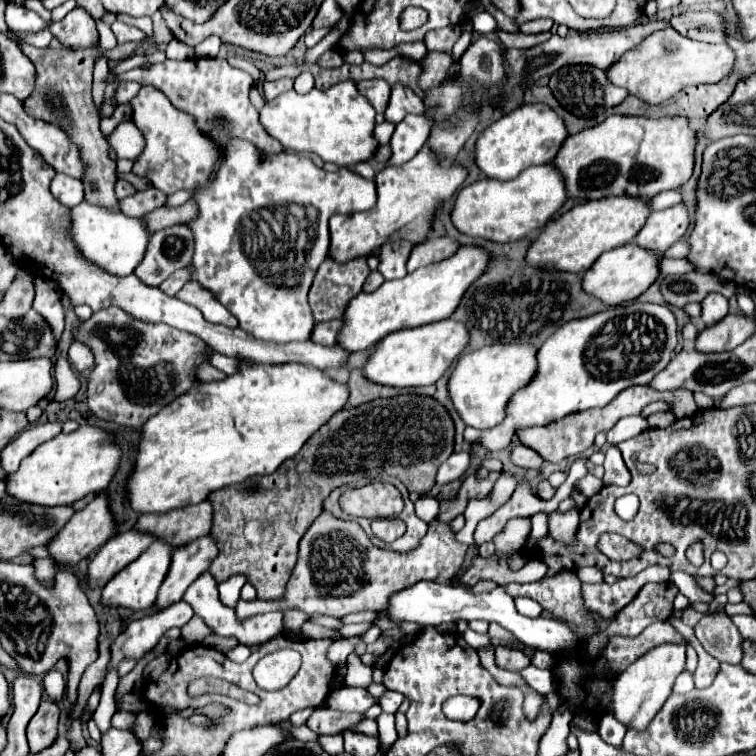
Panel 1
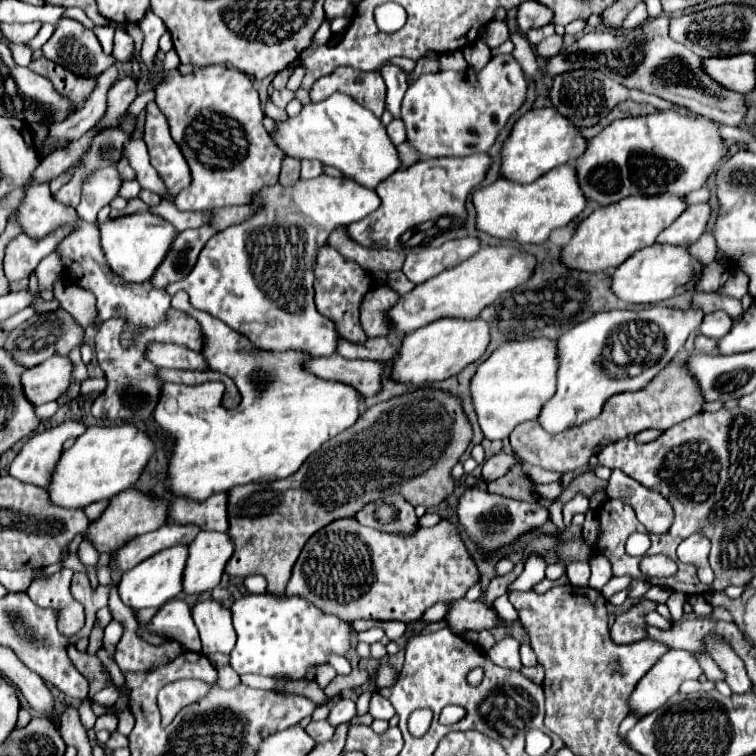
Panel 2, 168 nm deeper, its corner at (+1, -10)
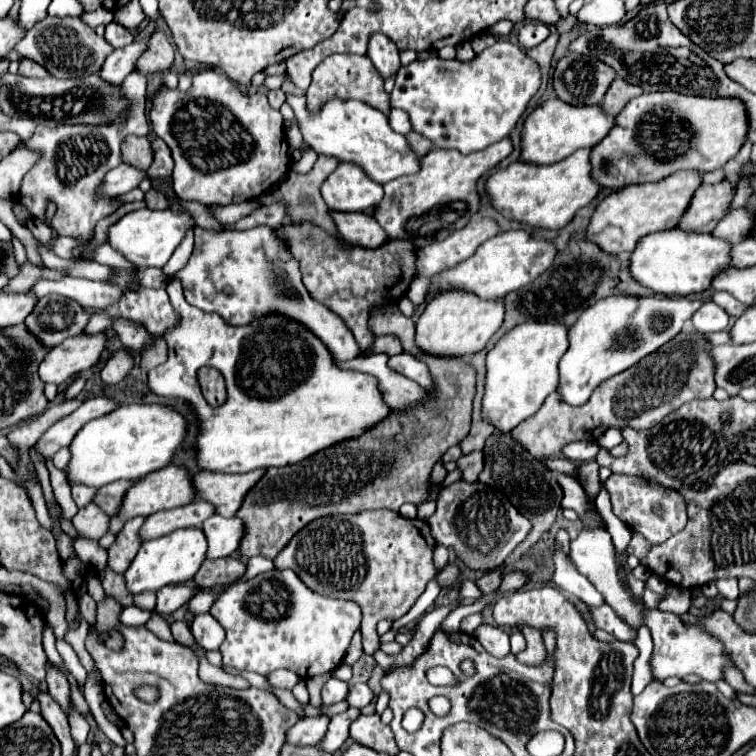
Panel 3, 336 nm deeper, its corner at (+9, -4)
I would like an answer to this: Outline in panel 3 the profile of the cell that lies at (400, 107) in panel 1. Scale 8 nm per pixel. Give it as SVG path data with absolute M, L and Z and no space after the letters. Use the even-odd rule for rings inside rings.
M375 33L371 39L369 39L369 51L367 51L367 57L373 61L373 65L377 67L379 75L383 79L389 79L393 77L401 63L399 63L399 51L397 47L393 45L391 39L387 39L383 33Z

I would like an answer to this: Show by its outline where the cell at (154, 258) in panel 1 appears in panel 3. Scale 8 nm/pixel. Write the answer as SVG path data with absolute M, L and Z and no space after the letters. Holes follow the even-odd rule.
M273 203L271 207L255 209L253 213L249 213L247 217L243 217L235 223L223 225L223 229L249 229L249 227L255 227L255 225L281 225L283 217L285 217L285 205Z

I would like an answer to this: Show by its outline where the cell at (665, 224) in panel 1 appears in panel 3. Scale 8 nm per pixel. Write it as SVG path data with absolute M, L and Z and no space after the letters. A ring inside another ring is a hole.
M721 181L717 185L701 185L687 211L677 223L677 229L683 231L695 231L695 233L711 233L713 227L723 219L723 215L729 209L729 203L733 199L735 187L731 187L727 181Z

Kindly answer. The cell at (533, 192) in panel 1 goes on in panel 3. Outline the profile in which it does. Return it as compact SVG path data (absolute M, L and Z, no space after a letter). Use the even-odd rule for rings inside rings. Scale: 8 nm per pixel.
M579 149L567 159L551 165L527 165L523 161L511 163L487 177L485 193L489 195L493 209L513 221L539 229L561 229L573 219L577 209L593 201L599 193L599 185L591 181L589 149Z

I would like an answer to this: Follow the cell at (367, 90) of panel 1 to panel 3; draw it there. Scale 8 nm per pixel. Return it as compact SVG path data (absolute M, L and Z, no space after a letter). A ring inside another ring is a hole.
M329 55L325 61L321 61L313 71L313 81L305 97L311 109L317 109L327 97L339 97L339 99L359 99L379 109L381 113L389 113L389 97L383 89L383 79L379 77L377 69L371 65L371 59L359 55Z

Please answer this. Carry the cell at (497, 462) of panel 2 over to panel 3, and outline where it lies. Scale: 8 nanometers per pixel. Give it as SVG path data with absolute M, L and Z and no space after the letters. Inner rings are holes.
M473 451L469 455L463 455L457 461L457 465L463 471L463 481L475 483L477 475L483 471L483 451Z

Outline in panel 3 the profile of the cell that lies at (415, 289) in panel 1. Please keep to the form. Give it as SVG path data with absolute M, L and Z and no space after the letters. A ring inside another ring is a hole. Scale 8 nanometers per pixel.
M525 231L499 233L493 239L479 245L477 251L469 259L461 261L459 265L451 269L445 269L443 273L433 275L429 293L437 295L443 291L461 289L481 299L501 299L507 293L531 283L539 273L551 267L553 259L555 259L555 245L551 245L549 241L537 241Z

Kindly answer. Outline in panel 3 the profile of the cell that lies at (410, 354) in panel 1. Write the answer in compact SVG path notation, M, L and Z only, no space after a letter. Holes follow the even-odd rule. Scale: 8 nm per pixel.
M445 291L435 295L415 325L415 343L425 355L433 357L469 357L481 351L491 335L503 323L503 301L483 301L471 293Z

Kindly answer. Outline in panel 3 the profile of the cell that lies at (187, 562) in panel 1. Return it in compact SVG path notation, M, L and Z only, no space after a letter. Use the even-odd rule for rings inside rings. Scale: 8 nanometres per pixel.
M209 517L201 525L205 539L207 539L207 557L209 559L221 559L229 557L237 551L239 541L243 537L243 525L237 517L225 519L225 517Z

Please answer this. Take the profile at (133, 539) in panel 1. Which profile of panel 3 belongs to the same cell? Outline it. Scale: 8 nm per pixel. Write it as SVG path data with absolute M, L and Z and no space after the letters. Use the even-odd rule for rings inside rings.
M191 501L189 505L169 509L169 511L159 511L153 513L151 517L145 519L143 527L139 529L141 541L151 541L163 535L169 535L177 529L187 529L187 527L201 527L201 523L213 515L215 509L207 505L205 501Z

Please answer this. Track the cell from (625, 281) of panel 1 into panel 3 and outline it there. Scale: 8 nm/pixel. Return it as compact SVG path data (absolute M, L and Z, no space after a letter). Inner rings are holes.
M659 231L643 237L635 251L629 257L629 273L631 277L649 287L655 293L663 295L689 295L709 289L711 277L719 271L729 267L729 245L723 239L713 237L711 233L693 233L693 231Z

